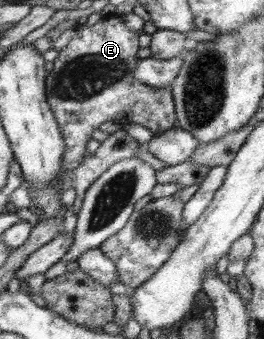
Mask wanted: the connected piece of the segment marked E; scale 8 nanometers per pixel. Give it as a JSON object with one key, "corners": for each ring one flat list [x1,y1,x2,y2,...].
{"corners":[[122,16,117,20,115,18,101,20,93,26,79,24,76,33,55,58,54,67,46,78,46,95,64,137,66,149,62,158,63,168,68,168,73,161,85,158,83,155,88,154,85,147,93,131,106,122,118,123,122,128,132,123,139,124,155,134,166,132,175,126,176,110,170,86,152,87,135,78,134,68,140,61,137,56,140,49,138,36,137,32,127,28]]}

